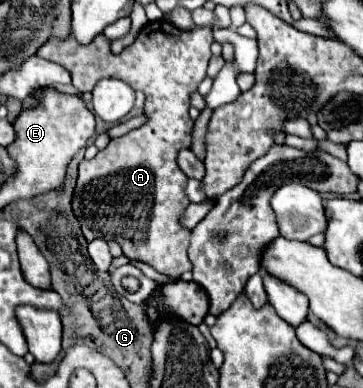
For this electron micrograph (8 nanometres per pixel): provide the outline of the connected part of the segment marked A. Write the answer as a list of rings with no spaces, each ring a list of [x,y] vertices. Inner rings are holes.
[[[160,20],[148,22],[137,35],[137,39],[119,55],[113,55],[113,51],[109,49],[109,39],[105,35],[97,35],[91,43],[83,45],[75,43],[75,39],[71,39],[71,33],[67,39],[49,39],[37,51],[39,57],[59,63],[61,67],[67,67],[73,85],[79,89],[79,93],[91,91],[93,85],[99,81],[99,75],[115,75],[117,79],[129,83],[135,91],[145,93],[143,113],[147,121],[141,127],[129,131],[127,135],[111,139],[111,143],[103,151],[99,151],[91,161],[79,163],[79,177],[71,205],[87,241],[115,239],[121,245],[125,257],[129,257],[131,261],[143,261],[169,277],[181,277],[185,271],[191,271],[191,261],[187,257],[191,229],[181,225],[181,217],[187,205],[191,203],[185,193],[189,177],[179,169],[177,155],[181,149],[191,147],[193,119],[189,117],[189,99],[191,93],[197,91],[199,83],[207,77],[207,63],[211,59],[213,41],[215,39],[211,31],[203,31],[199,27],[181,31],[166,20]]]

